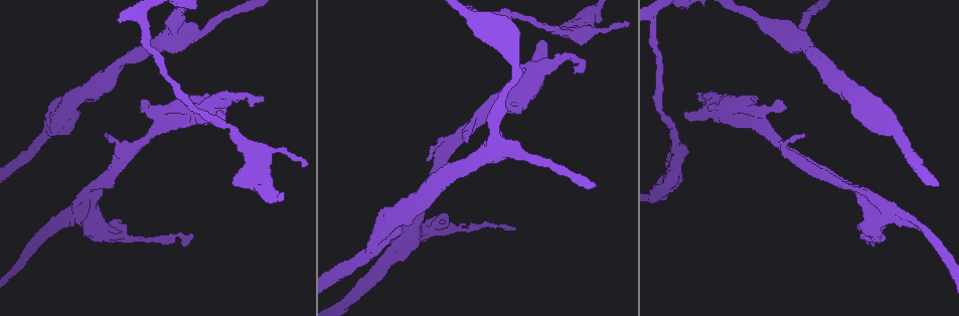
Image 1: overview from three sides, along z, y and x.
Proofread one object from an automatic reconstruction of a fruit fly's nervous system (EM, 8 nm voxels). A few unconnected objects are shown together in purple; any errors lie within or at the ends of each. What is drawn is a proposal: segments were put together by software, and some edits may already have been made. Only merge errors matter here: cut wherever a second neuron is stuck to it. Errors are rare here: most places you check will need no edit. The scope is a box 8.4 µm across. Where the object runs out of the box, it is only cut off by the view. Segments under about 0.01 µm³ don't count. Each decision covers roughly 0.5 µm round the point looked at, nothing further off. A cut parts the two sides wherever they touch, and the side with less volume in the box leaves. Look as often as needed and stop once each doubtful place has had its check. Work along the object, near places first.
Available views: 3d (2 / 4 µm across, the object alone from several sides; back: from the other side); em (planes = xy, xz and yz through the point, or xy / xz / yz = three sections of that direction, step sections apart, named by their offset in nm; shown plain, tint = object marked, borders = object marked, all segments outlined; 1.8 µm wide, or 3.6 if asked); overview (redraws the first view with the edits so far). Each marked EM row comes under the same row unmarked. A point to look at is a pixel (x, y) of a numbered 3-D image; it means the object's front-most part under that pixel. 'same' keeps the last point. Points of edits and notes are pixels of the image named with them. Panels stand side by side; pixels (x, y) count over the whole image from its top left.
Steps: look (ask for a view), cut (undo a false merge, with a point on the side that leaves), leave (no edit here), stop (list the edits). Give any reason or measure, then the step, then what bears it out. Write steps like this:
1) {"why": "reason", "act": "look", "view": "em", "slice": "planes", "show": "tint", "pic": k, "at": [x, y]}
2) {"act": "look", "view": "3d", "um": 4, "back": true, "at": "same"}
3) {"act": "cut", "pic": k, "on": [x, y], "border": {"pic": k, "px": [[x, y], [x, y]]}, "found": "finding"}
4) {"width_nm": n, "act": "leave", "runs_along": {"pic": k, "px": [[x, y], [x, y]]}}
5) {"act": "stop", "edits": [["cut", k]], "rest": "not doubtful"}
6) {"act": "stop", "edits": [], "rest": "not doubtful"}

{"why": "sharp bend", "act": "look", "view": "3d", "um": 4, "back": true, "pic": 1, "at": [439, 231]}

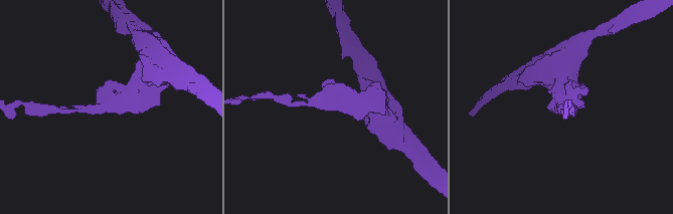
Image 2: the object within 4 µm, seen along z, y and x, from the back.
{"act": "look", "view": "em", "slice": "xz", "step": 16, "show": "tint", "pic": 2, "at": [333, 107]}

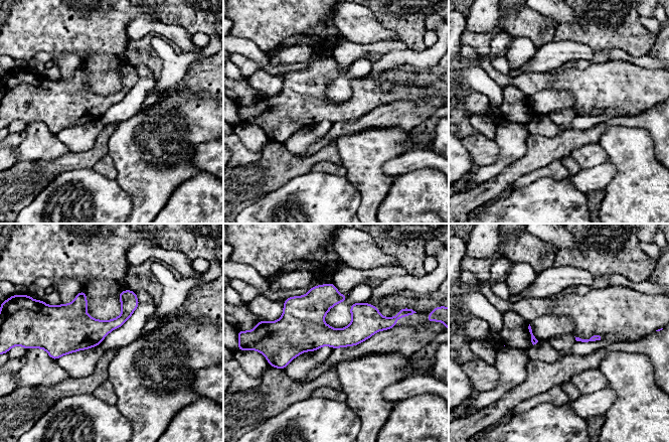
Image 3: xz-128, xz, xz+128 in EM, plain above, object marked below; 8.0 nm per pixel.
{"act": "leave", "found": "continuous, no second neuron"}

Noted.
{"why": "thick turns thin", "act": "look", "view": "em", "slice": "yz", "step": 4, "show": "tint", "pic": 1, "at": [416, 233]}

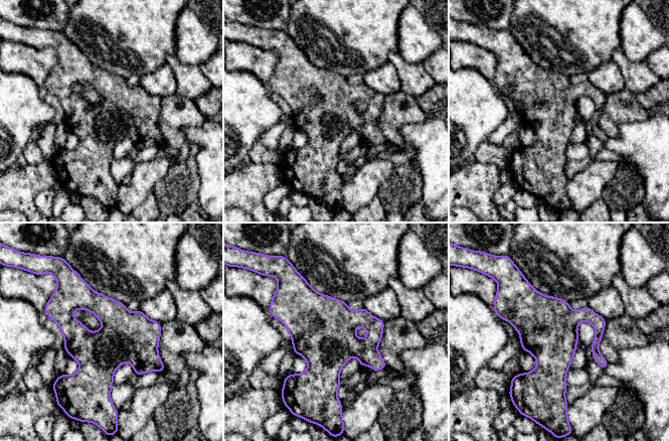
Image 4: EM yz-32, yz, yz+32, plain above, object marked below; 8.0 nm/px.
{"width_nm": 400, "act": "leave", "found": "all the same neuron"}

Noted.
{"why": "two arms at a narrow angle", "act": "look", "view": "3d", "um": 4, "pic": 1, "at": [723, 107]}

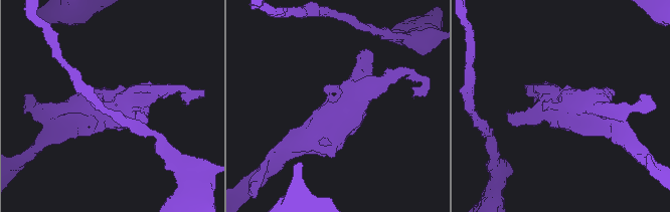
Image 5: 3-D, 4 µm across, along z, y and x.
{"why": "need the tissue", "act": "look", "view": "em", "um": 3.6, "slice": "planes", "show": "tint", "pic": 5, "at": [126, 105]}

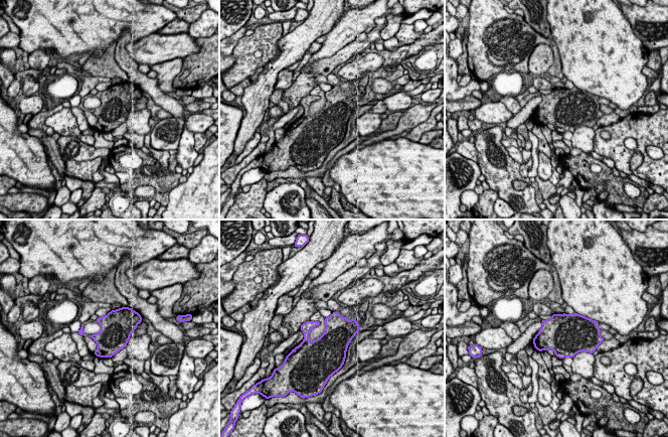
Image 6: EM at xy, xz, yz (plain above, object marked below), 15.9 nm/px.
{"act": "leave", "found": "continuous, no second neuron"}

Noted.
{"act": "stop", "edits": [], "rest": "not doubtful"}

